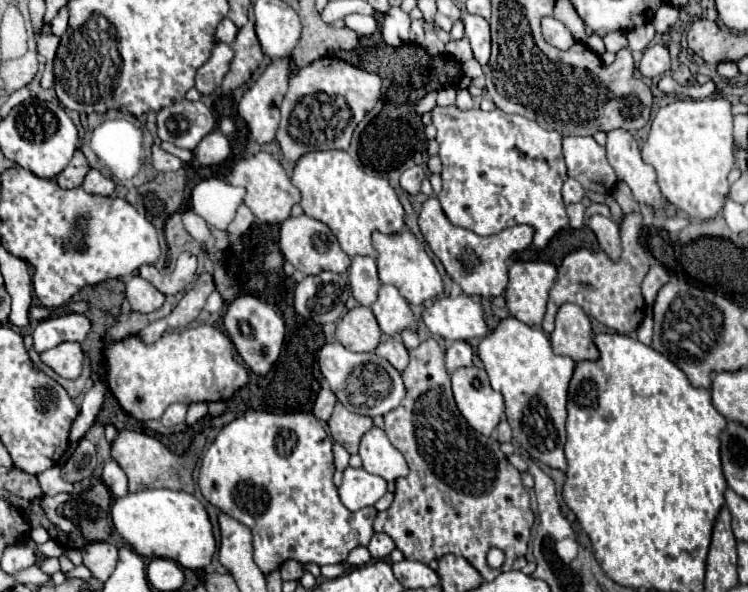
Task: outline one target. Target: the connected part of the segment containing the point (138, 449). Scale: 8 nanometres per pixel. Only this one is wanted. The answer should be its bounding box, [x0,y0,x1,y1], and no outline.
[111,430,197,492]

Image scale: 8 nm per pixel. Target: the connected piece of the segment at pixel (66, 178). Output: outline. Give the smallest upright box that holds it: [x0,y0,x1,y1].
[57,150,87,188]

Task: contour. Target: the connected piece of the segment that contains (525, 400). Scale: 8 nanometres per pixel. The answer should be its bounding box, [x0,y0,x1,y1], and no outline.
[477,316,575,472]

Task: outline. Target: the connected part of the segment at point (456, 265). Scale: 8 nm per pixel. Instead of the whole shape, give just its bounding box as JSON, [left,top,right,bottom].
[419,196,535,298]

